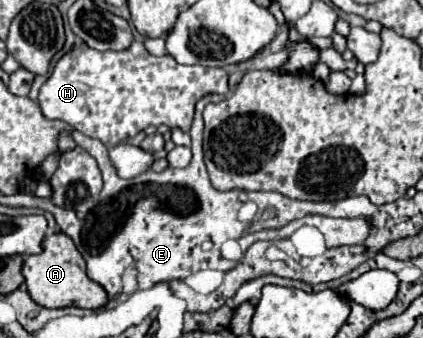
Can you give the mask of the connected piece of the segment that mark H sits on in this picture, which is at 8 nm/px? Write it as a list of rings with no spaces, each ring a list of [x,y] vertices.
[[[132,42],[130,48],[124,52],[100,52],[94,48],[88,48],[86,44],[72,46],[54,66],[50,78],[40,88],[40,108],[46,118],[50,120],[64,120],[72,128],[80,130],[82,134],[90,138],[102,140],[108,148],[124,142],[126,138],[134,138],[140,130],[154,124],[166,124],[170,128],[178,126],[184,132],[190,130],[192,118],[194,118],[194,106],[204,94],[226,94],[228,92],[228,74],[222,68],[206,68],[206,66],[182,66],[172,56],[152,56],[142,42]]]

